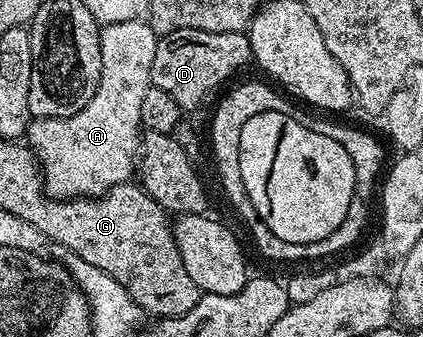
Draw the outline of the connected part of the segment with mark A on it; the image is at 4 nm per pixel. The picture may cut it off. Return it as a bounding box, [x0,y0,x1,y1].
[25,19,160,199]

